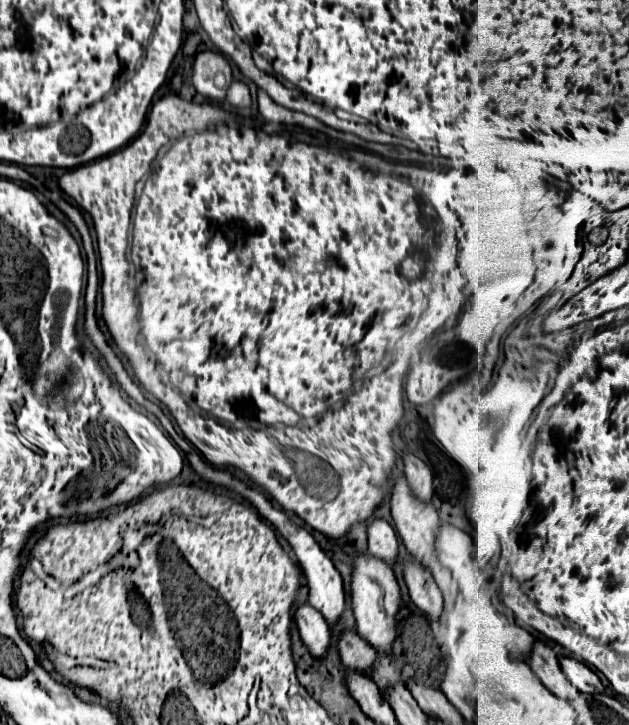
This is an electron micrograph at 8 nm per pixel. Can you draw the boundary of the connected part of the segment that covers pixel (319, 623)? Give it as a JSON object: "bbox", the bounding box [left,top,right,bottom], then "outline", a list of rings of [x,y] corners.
{"bbox":[294,604,330,658],"outline":[[[302,604],[294,612],[294,620],[298,626],[300,638],[304,640],[312,656],[322,658],[330,644],[330,630],[324,616],[320,616],[320,612],[310,604]]]}

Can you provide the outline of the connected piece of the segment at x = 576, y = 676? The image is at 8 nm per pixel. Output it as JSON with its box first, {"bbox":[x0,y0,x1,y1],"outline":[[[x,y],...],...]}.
{"bbox":[558,656,602,694],"outline":[[[558,656],[558,664],[560,664],[564,676],[570,680],[570,684],[574,688],[578,688],[580,692],[588,692],[588,694],[602,692],[600,678],[586,664],[582,664],[574,658],[568,658],[568,656]]]}

